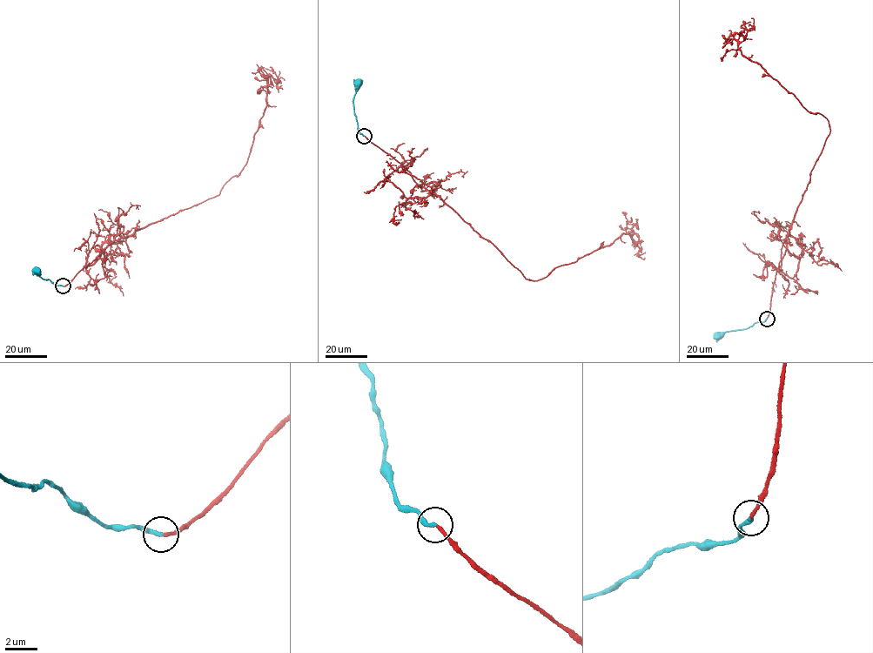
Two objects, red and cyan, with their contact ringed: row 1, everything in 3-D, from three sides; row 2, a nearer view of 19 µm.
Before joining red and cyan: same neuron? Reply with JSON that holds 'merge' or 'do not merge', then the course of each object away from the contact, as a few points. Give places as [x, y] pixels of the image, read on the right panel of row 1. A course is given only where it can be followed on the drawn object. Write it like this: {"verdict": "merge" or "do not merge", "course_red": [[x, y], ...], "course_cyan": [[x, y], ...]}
{"verdict": "merge", "course_red": [[767, 319], [783, 243], [830, 131], [821, 114], [809, 112], [742, 54], [734, 36], [745, 36], [750, 22]], "course_cyan": [[767, 319], [717, 337]]}

